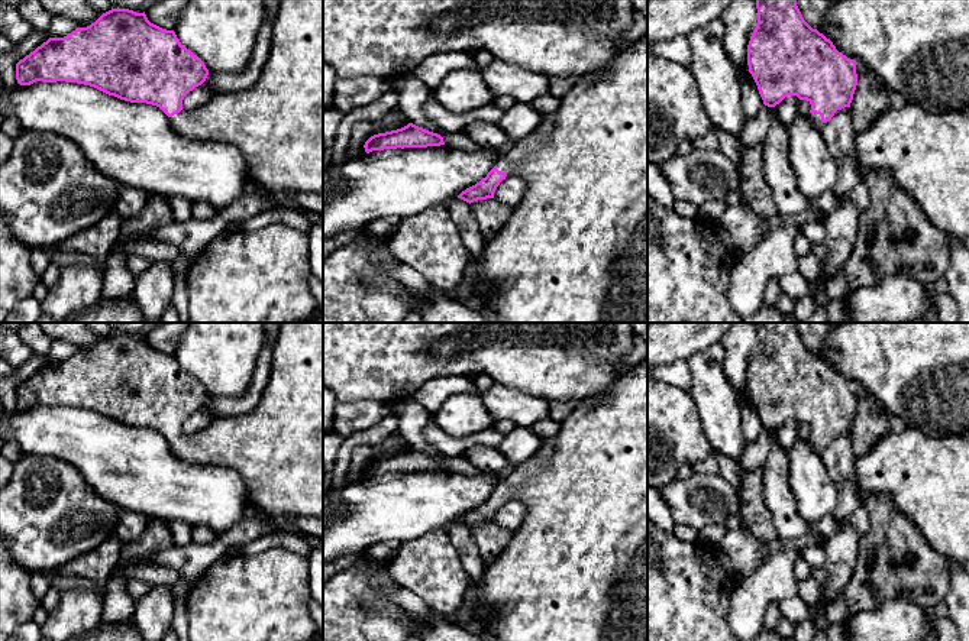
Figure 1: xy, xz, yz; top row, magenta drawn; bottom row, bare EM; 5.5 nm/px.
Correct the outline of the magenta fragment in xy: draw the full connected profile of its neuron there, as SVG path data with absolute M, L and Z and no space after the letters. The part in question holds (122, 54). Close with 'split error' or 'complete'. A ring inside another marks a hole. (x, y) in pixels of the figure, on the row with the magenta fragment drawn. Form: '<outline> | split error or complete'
M280 0L272 17L269 56L258 81L243 91L213 95L203 106L184 111L184 97L201 85L207 75L209 69L201 58L183 46L174 30L151 23L145 12L129 9L112 9L87 27L77 27L64 38L49 38L16 64L20 85L36 81L90 85L125 101L159 107L188 139L235 145L245 159L249 181L259 184L271 195L323 192L323 0Z | split error

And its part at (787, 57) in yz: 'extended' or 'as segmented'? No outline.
extended

